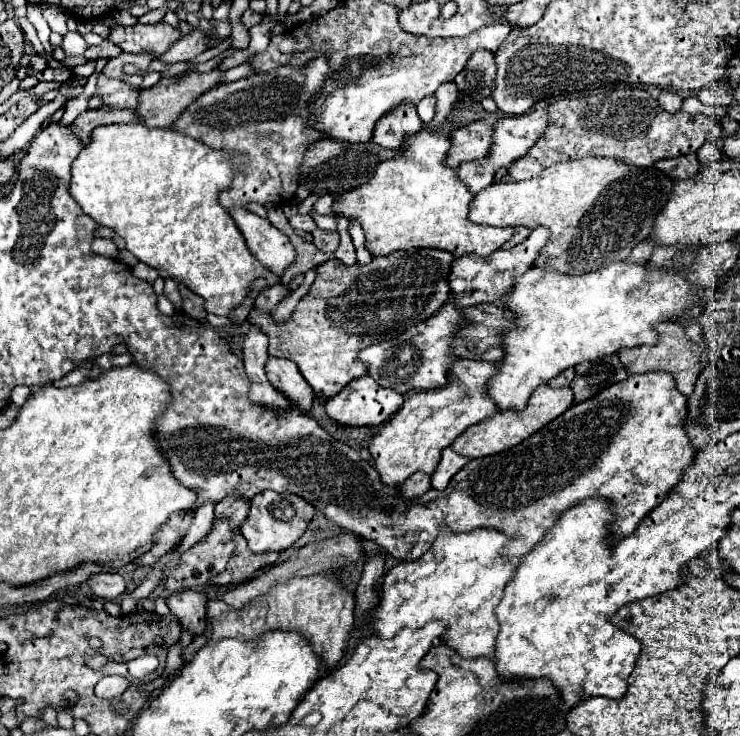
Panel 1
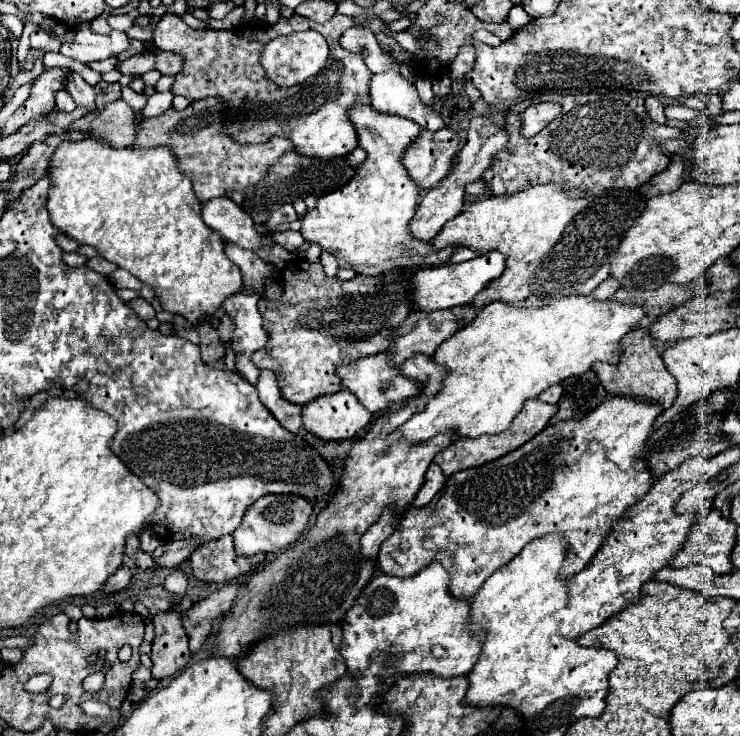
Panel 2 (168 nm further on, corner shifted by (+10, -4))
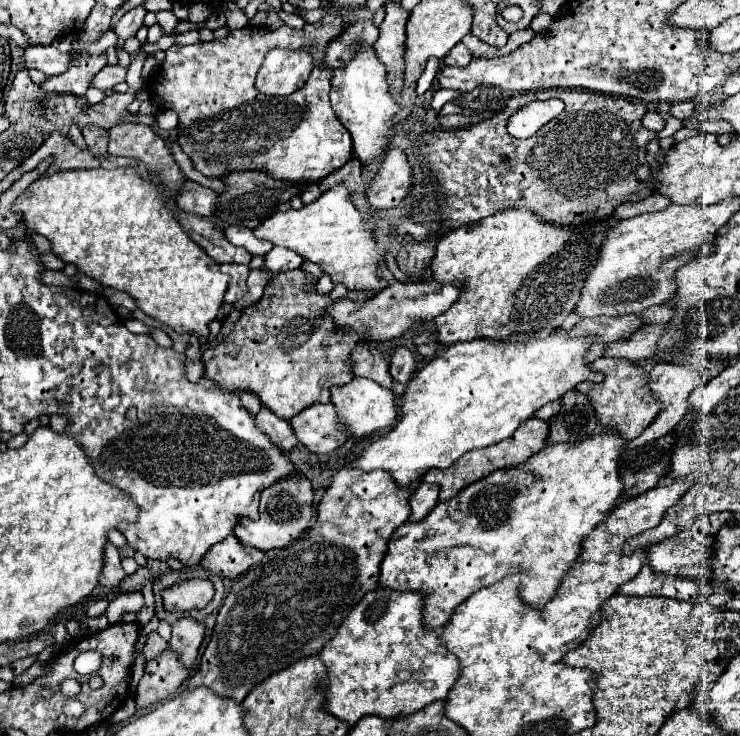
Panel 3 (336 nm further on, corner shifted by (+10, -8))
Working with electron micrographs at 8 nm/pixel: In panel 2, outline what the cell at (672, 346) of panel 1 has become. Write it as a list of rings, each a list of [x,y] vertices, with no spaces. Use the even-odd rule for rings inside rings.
[[[636,328],[634,332],[628,332],[622,340],[624,354],[616,366],[612,364],[594,364],[596,374],[602,382],[602,386],[610,394],[624,394],[624,396],[644,396],[644,400],[658,400],[664,408],[670,408],[676,398],[676,378],[668,372],[664,366],[664,360],[660,356],[660,350],[656,346],[656,340],[650,336],[646,328]]]

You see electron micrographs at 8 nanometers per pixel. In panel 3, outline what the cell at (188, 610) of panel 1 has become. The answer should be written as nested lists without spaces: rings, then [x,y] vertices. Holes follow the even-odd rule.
[[[164,650],[160,658],[148,662],[146,672],[138,684],[138,692],[136,692],[138,710],[148,708],[176,694],[186,678],[188,678],[188,670],[180,664],[176,654]]]

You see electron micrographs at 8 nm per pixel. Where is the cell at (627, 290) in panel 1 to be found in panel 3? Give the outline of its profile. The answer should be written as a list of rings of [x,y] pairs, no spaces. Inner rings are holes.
[[[562,332],[550,334],[546,340],[528,340],[528,342],[496,342],[496,340],[472,340],[472,342],[458,342],[440,350],[438,356],[426,362],[416,376],[408,382],[406,392],[402,396],[400,412],[402,418],[394,424],[390,432],[372,442],[366,450],[362,450],[350,466],[360,468],[364,472],[372,470],[388,470],[394,476],[398,486],[410,486],[418,478],[422,478],[428,470],[446,470],[450,468],[462,454],[474,448],[492,446],[508,436],[532,414],[548,402],[562,398],[568,390],[576,388],[580,382],[600,382],[602,374],[592,372],[584,362],[584,354],[590,346],[592,338],[568,338]]]

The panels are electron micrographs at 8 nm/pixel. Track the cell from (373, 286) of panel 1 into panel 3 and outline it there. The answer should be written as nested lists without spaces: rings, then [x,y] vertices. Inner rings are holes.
[[[290,270],[284,274],[272,276],[268,280],[262,300],[256,306],[250,306],[242,312],[240,320],[236,322],[230,336],[224,338],[224,342],[212,350],[206,350],[204,360],[204,378],[212,380],[216,386],[222,388],[222,392],[252,392],[260,398],[260,404],[270,408],[276,416],[282,420],[290,420],[304,408],[318,404],[318,402],[330,402],[330,388],[342,386],[352,380],[350,372],[350,350],[360,342],[356,334],[340,332],[336,330],[332,318],[322,318],[324,310],[328,308],[330,298],[328,294],[318,294],[314,290],[304,292],[302,290],[304,274],[302,270]],[[300,334],[308,334],[308,338],[300,344]]]

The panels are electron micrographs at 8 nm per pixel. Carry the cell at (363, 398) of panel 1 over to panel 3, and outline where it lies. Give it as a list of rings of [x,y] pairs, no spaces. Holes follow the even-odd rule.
[[[330,402],[308,406],[294,416],[290,424],[298,442],[302,442],[314,454],[330,454],[346,442],[346,432]]]

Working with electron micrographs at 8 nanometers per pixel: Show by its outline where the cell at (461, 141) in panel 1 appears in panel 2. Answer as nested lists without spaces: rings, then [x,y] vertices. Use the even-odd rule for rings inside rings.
[[[442,128],[436,132],[420,132],[418,140],[406,150],[404,166],[422,190],[438,184],[450,170],[450,162],[460,146],[454,130]]]

